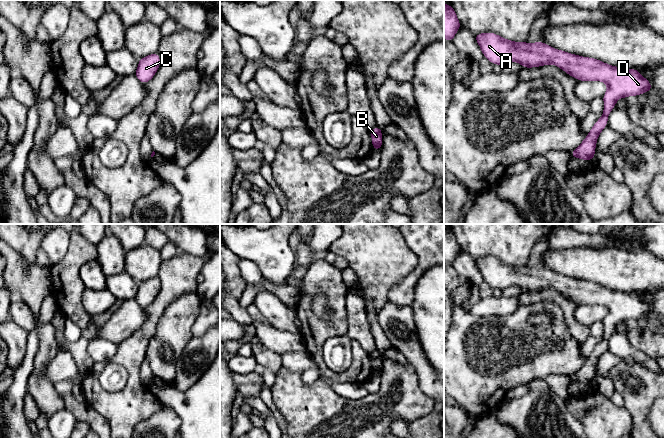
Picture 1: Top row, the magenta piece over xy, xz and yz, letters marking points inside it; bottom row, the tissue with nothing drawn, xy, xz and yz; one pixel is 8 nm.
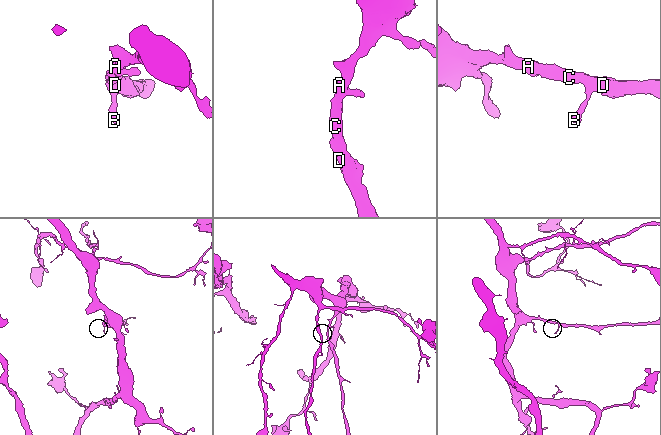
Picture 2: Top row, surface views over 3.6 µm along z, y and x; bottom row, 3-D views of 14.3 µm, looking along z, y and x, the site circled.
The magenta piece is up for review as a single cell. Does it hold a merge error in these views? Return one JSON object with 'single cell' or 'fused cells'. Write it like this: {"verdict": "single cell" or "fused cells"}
{"verdict": "single cell"}

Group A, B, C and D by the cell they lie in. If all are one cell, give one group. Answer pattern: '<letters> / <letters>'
A B C D

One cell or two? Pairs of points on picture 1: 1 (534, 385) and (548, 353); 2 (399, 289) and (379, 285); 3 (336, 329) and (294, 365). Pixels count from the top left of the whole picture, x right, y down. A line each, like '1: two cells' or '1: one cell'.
1: two cells
2: two cells
3: two cells

